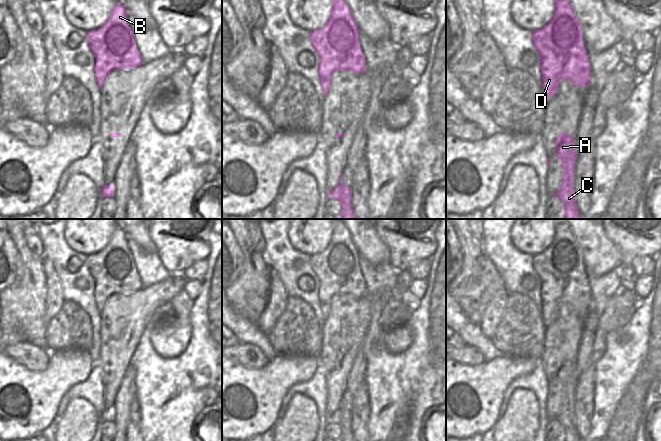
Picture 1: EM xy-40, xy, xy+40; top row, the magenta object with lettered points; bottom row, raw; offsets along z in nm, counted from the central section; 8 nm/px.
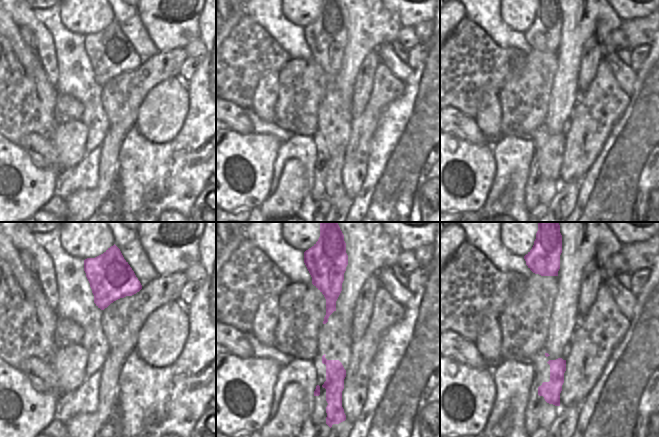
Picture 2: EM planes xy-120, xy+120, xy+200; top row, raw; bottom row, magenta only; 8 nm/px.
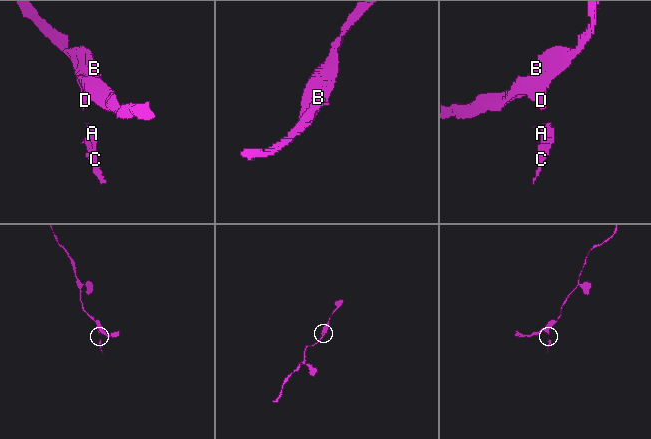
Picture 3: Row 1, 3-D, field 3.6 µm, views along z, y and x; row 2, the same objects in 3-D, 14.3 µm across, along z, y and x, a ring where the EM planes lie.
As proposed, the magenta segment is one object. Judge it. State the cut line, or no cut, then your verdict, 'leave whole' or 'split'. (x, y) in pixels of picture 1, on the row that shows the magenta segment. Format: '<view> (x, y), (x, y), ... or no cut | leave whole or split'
no cut | leave whole

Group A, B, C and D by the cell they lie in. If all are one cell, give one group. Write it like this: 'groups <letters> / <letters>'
groups A B C D

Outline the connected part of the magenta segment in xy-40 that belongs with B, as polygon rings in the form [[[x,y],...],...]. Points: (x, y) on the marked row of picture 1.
[[[116,3],[108,20],[101,27],[88,31],[86,38],[96,58],[94,72],[101,90],[113,71],[134,69],[144,63],[128,24],[128,12],[121,3]]]

